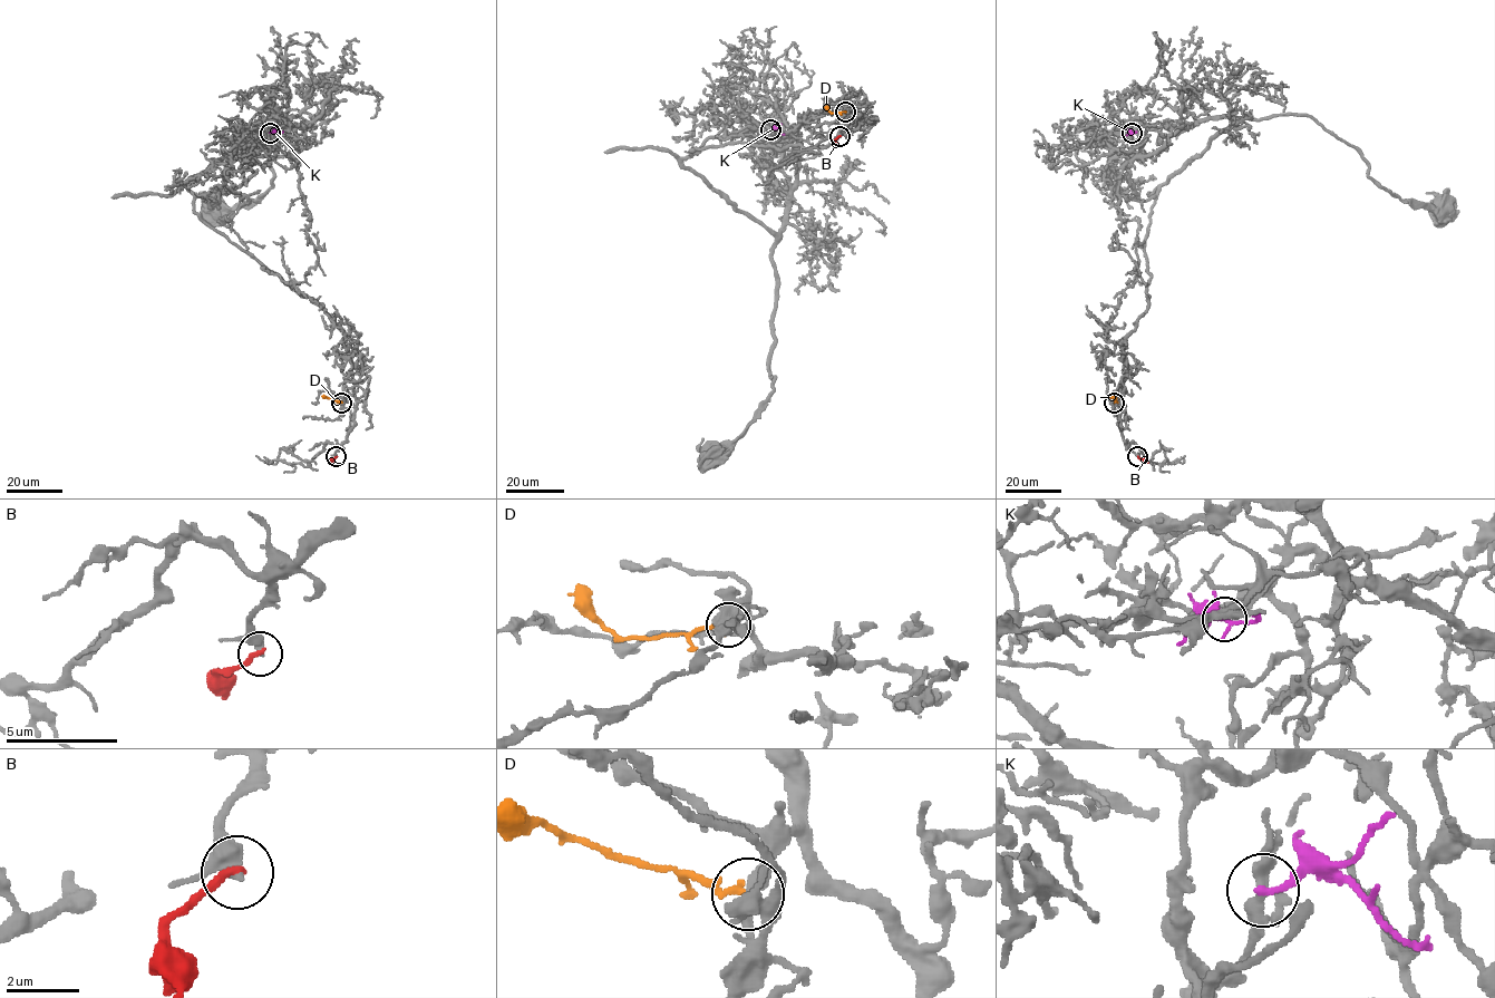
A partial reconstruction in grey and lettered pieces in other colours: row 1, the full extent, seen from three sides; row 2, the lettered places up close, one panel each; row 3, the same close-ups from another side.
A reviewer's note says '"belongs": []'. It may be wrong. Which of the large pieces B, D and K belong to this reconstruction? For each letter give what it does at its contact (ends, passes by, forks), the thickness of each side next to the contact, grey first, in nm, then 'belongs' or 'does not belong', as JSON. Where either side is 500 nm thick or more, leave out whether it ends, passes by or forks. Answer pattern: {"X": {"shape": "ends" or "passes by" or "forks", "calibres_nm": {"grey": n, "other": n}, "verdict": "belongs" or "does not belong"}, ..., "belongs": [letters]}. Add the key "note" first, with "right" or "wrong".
{"note": "right", "B": {"shape": "ends", "calibres_nm": {"grey": 240, "other": 240}, "verdict": "does not belong"}, "D": {"shape": "ends", "calibres_nm": {"grey": 280, "other": 190}, "verdict": "does not belong"}, "K": {"shape": "ends", "calibres_nm": {"grey": 280, "other": 180}, "verdict": "does not belong"}, "belongs": []}

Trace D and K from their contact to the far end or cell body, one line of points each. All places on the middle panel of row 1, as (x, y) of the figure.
D: (846, 110), (832, 113), (825, 106)
K: (770, 129), (777, 128), (784, 134)

